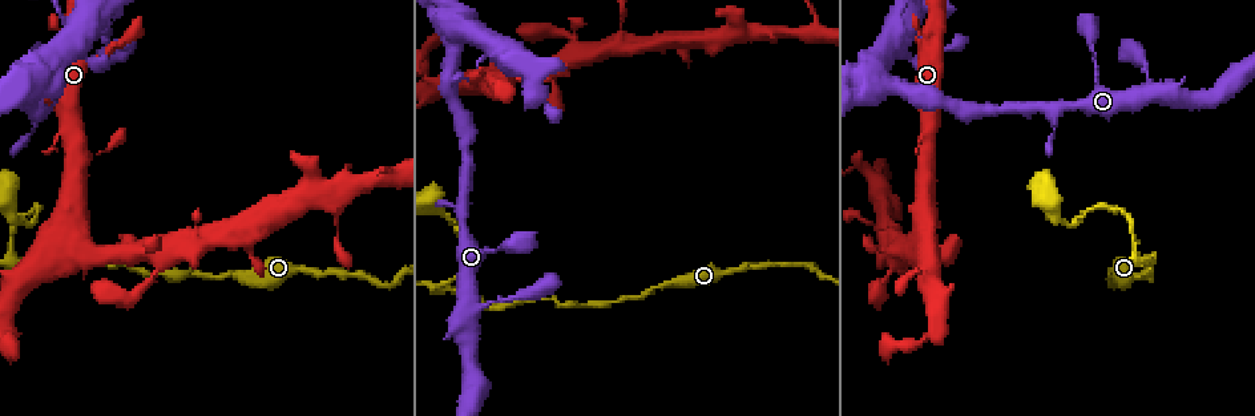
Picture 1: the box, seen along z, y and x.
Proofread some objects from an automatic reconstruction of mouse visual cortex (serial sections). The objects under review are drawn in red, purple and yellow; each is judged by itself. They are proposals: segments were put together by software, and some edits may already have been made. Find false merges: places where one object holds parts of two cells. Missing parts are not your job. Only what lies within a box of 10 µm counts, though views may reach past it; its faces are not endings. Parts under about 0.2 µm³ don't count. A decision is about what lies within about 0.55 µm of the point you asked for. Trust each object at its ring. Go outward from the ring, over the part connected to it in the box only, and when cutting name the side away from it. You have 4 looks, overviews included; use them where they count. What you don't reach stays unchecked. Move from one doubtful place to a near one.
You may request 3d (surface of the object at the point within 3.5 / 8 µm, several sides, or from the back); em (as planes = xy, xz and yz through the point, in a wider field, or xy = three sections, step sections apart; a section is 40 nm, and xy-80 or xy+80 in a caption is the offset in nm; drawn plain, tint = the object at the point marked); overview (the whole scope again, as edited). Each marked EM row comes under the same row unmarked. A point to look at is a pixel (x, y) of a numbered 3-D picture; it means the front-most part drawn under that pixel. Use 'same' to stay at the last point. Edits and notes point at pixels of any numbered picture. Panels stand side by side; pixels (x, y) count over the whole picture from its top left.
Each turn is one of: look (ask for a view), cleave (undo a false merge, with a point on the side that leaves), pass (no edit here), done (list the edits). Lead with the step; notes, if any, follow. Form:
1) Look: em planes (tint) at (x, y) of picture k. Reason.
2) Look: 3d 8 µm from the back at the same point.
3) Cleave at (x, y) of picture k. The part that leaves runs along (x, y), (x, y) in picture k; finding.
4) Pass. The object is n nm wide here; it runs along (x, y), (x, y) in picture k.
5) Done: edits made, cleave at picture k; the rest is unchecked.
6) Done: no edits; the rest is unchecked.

Look: em xy step 3 (tint) at (1134, 263) of picture 1. Abrupt turn.

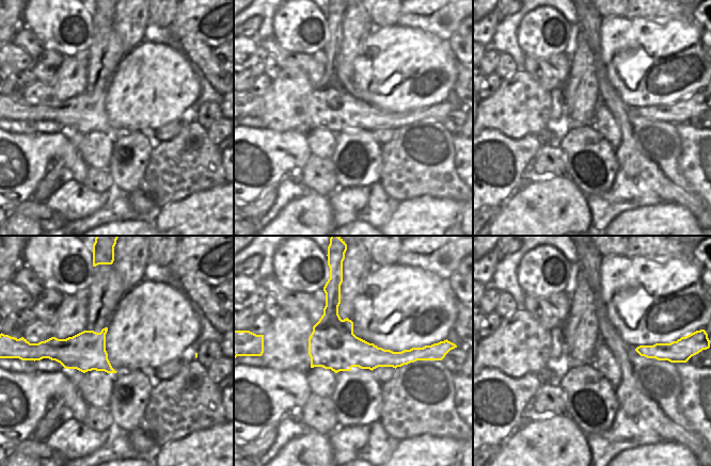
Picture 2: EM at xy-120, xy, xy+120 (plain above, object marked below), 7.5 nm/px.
Look: 3d 3.5 µm at the same point. See where the arms go.

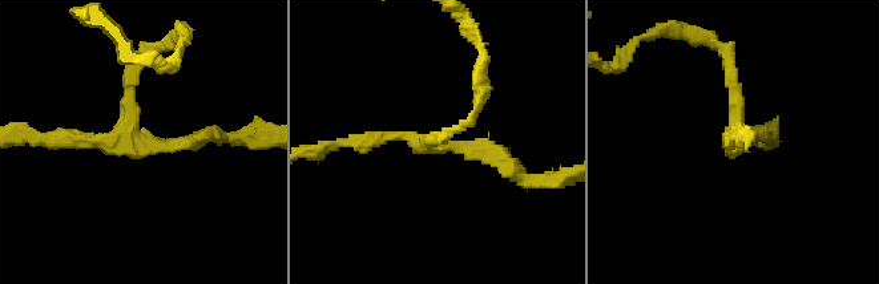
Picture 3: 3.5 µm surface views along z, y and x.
Pass. The object is 360 nm wide here; it runs along (217, 134), (134, 142), (126, 85), (140, 61) in picture 3; one cell here.

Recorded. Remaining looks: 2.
Look: 3d 3.5 µm at (388, 170) of picture 1. Three-way junction.

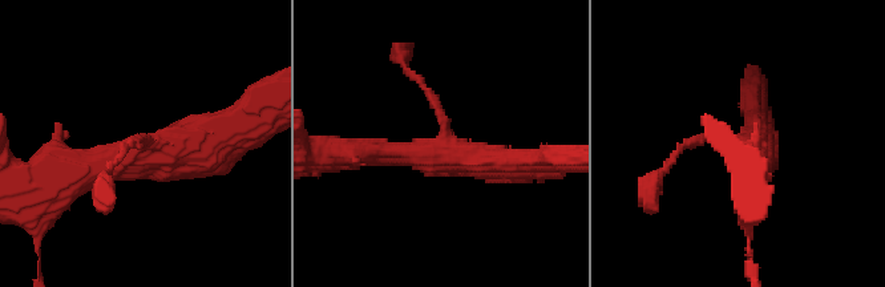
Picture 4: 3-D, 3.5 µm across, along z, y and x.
Look: em xy step 3 (tint) at (144, 142) of picture 4. Now the EM.

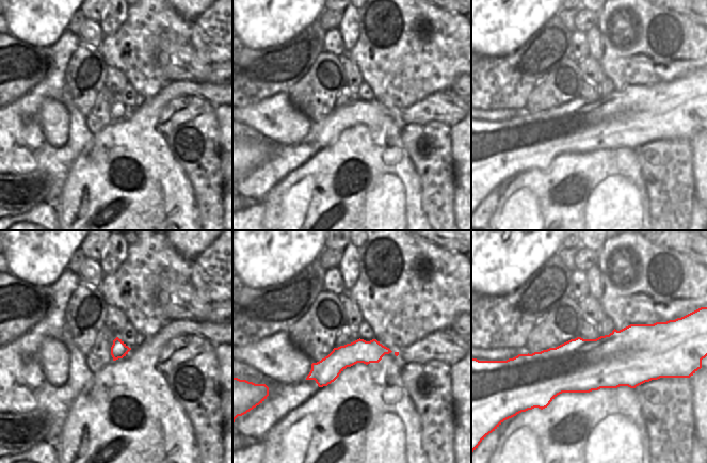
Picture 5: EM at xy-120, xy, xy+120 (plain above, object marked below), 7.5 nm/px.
Pass. The arms are 100, 300, 300 nm wide; it runs along (359, 154), (489, 161) in picture 4; one cell here.

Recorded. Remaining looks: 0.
Done: no edits; the rest is unchecked.

